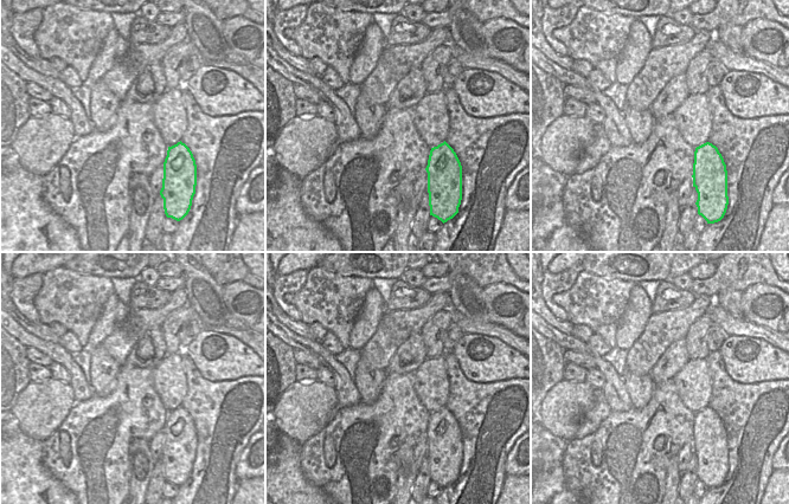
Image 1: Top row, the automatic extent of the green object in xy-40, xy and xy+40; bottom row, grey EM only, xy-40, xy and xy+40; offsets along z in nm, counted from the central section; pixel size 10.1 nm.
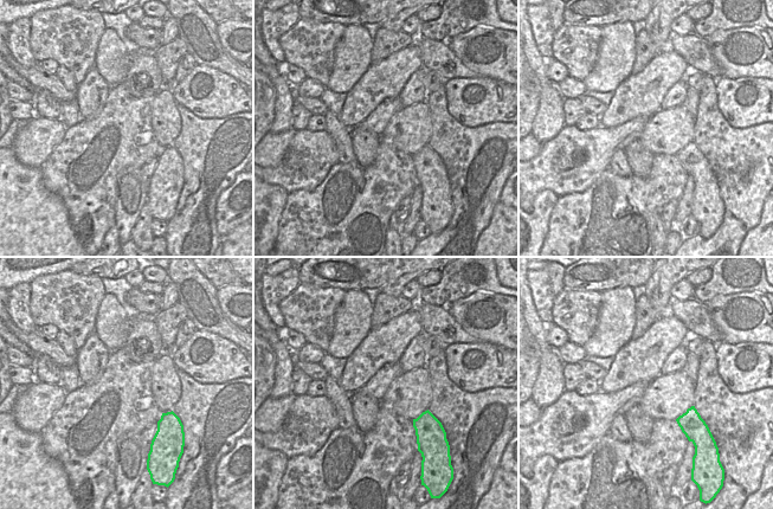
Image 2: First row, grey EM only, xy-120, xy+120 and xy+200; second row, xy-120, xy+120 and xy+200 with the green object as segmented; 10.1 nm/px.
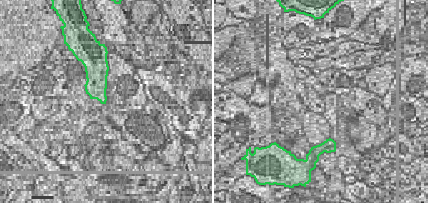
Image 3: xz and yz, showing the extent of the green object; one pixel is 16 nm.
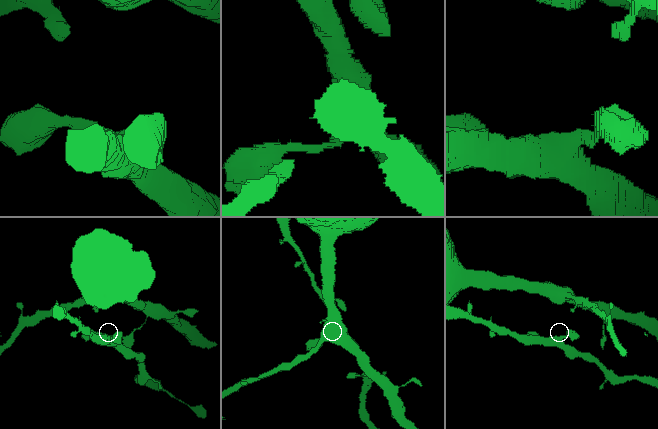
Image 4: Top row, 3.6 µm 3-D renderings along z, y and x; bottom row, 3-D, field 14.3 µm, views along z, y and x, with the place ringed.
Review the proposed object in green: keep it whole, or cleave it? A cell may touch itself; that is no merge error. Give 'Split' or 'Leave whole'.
Leave whole.

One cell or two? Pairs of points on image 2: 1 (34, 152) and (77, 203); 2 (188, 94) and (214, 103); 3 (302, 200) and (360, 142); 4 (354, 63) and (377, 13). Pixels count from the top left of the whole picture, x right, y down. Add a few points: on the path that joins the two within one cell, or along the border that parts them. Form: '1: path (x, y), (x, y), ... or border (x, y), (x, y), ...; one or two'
1: border (60, 141), (39, 167); two
2: path (194, 100), (208, 100); one
3: border (378, 143), (375, 159), (368, 166), (360, 166); two
4: border (362, 24), (348, 24), (346, 26); two

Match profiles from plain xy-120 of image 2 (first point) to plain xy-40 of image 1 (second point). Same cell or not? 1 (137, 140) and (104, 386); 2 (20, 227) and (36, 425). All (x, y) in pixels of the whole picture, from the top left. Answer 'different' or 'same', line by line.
1: different
2: different

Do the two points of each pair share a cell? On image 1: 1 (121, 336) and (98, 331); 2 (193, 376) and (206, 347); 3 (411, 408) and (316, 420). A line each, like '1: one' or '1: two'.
1: two
2: two
3: two

